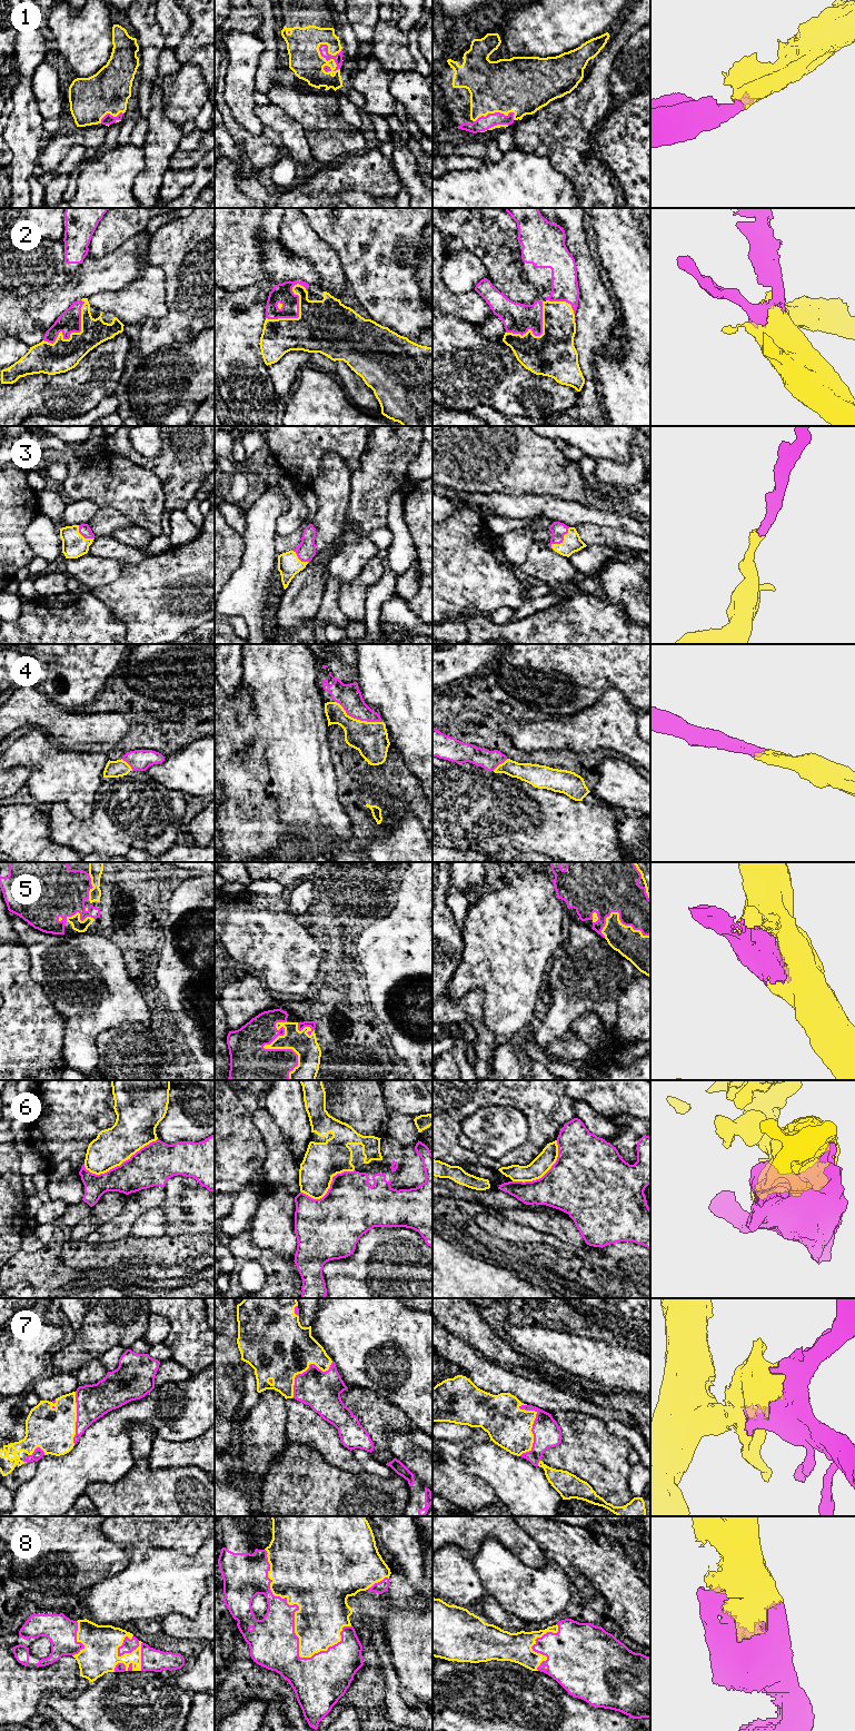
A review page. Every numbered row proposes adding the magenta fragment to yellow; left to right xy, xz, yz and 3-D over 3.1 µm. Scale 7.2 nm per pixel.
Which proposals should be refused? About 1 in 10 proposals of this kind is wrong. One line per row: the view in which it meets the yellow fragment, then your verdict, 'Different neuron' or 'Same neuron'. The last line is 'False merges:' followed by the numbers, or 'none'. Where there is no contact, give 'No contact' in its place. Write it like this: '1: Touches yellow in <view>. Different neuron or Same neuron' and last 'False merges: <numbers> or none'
1: Touches yellow in xz. Same neuron
2: Touches yellow in xy. Same neuron
3: Touches yellow in yz. Same neuron
4: Touches yellow in xz. Same neuron
5: Touches yellow in xz. Same neuron
6: Touches yellow in xy. Same neuron
7: Touches yellow in yz. Same neuron
8: Touches yellow in xz. Same neuron
False merges: none

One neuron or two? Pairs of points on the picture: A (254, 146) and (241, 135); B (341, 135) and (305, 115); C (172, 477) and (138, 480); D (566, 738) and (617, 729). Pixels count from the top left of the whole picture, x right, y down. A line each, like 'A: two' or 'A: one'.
A: one
B: one
C: two
D: one

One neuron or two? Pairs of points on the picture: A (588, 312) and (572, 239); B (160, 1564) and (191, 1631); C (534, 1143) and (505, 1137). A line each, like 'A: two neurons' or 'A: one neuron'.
A: one neuron
B: two neurons
C: two neurons

